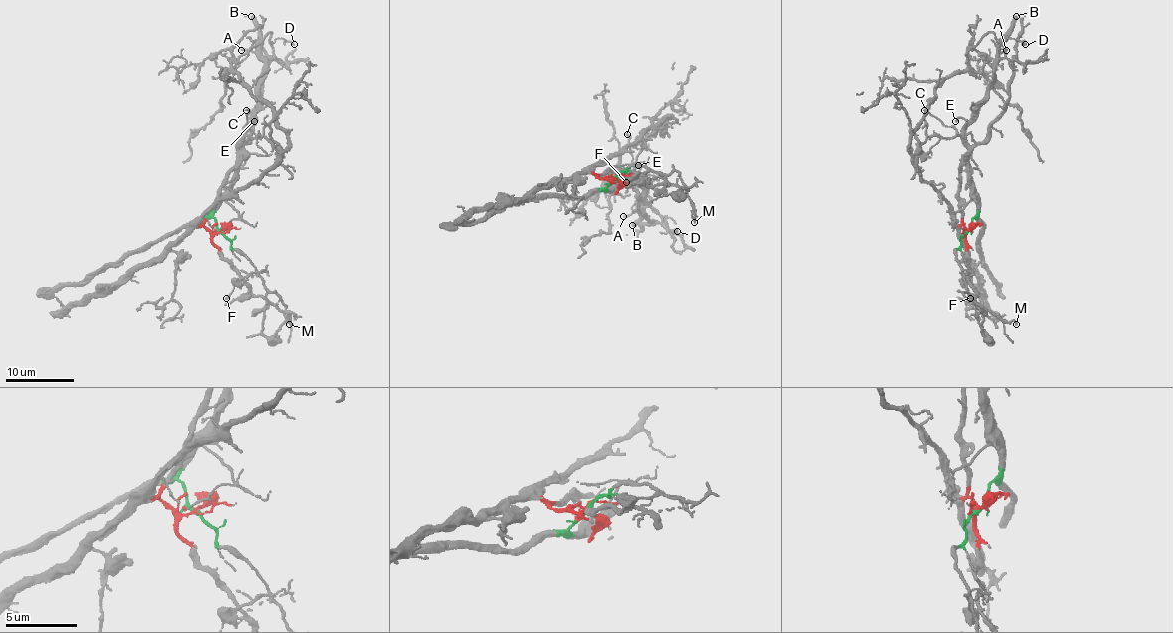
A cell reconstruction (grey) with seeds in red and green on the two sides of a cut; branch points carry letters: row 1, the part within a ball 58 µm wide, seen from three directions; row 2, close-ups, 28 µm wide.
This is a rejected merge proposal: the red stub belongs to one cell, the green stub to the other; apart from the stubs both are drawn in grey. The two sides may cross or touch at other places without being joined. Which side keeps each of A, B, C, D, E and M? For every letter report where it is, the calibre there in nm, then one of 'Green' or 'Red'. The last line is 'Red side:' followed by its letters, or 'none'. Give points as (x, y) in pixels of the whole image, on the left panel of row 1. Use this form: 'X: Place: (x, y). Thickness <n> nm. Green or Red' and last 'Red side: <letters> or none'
A: Place: (241, 50). Thickness 150 nm. Green
B: Place: (251, 16). Thickness 400 nm. Green
C: Place: (246, 110). Thickness 120 nm. Green
D: Place: (294, 44). Thickness 110 nm. Green
E: Place: (254, 121). Thickness 110 nm. Green
M: Place: (289, 324). Thickness 110 nm. Green
Red side: none

